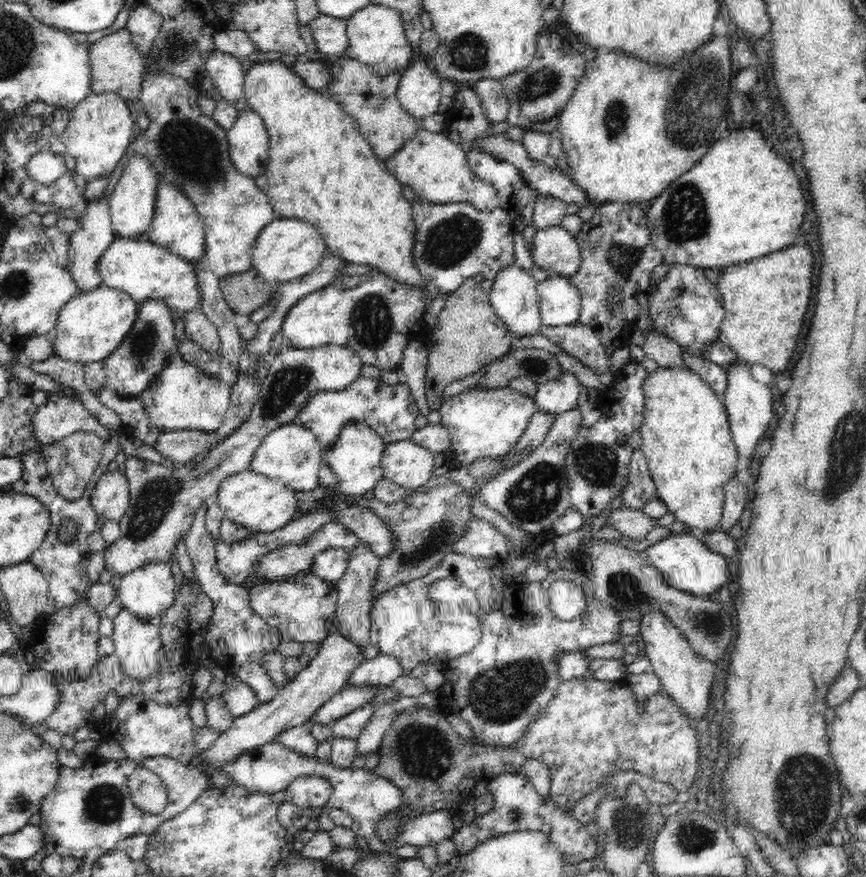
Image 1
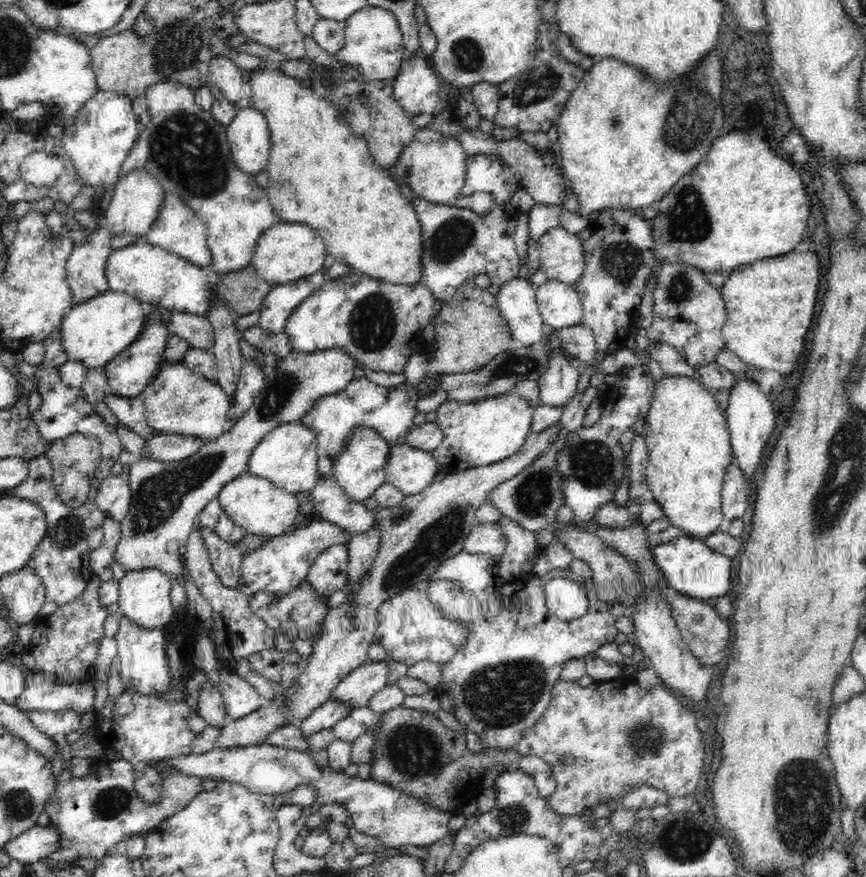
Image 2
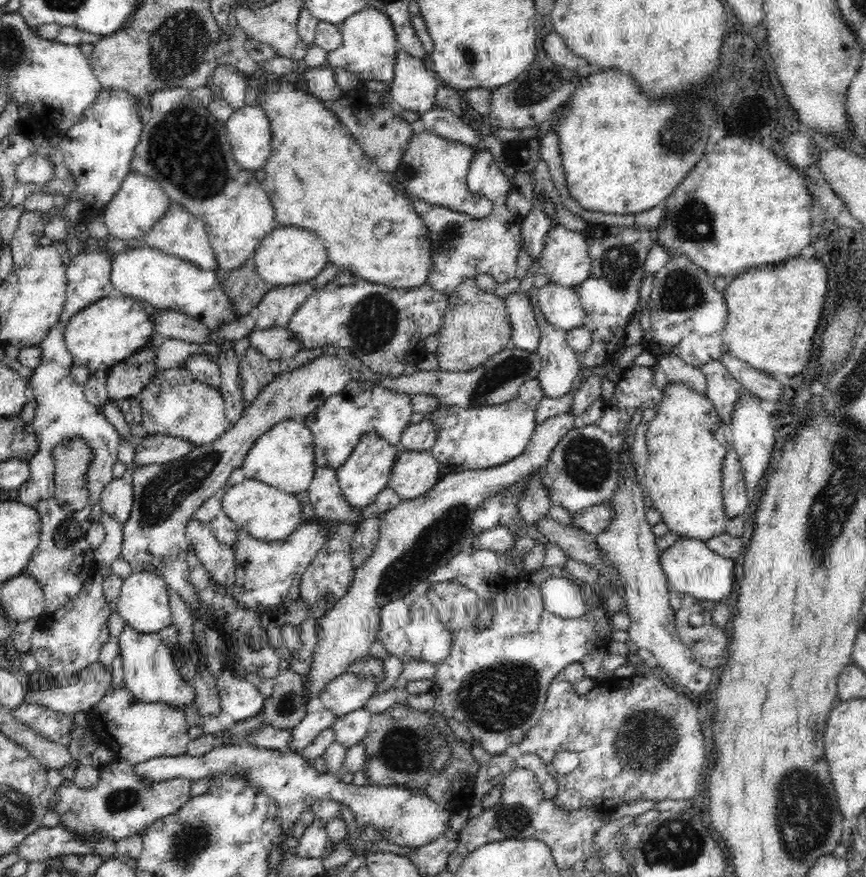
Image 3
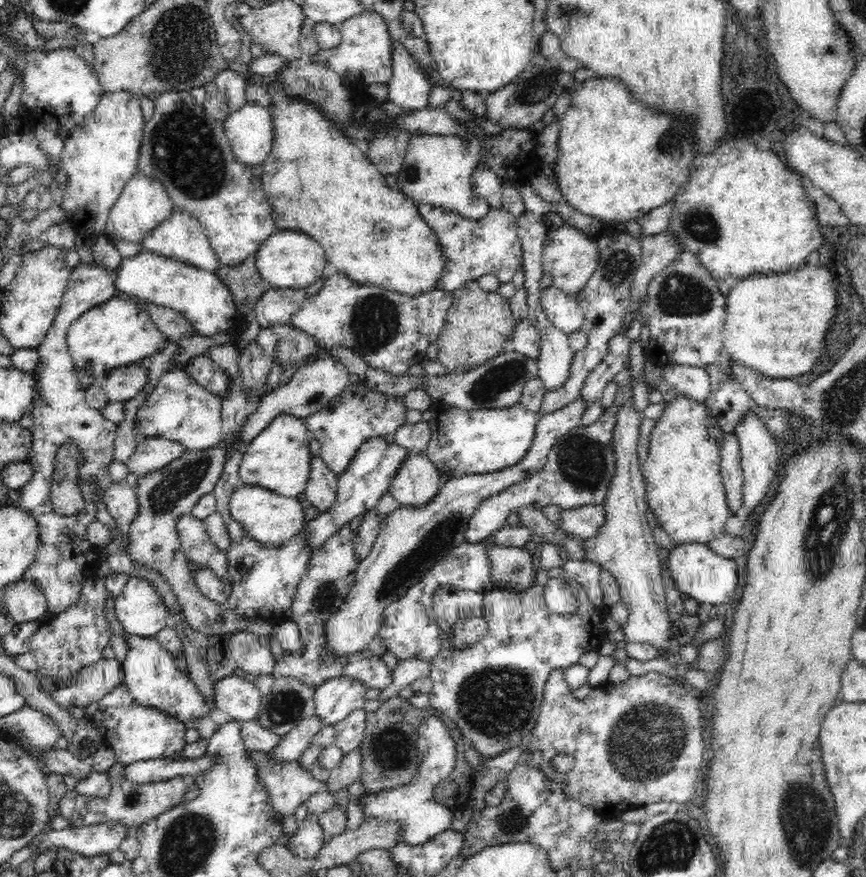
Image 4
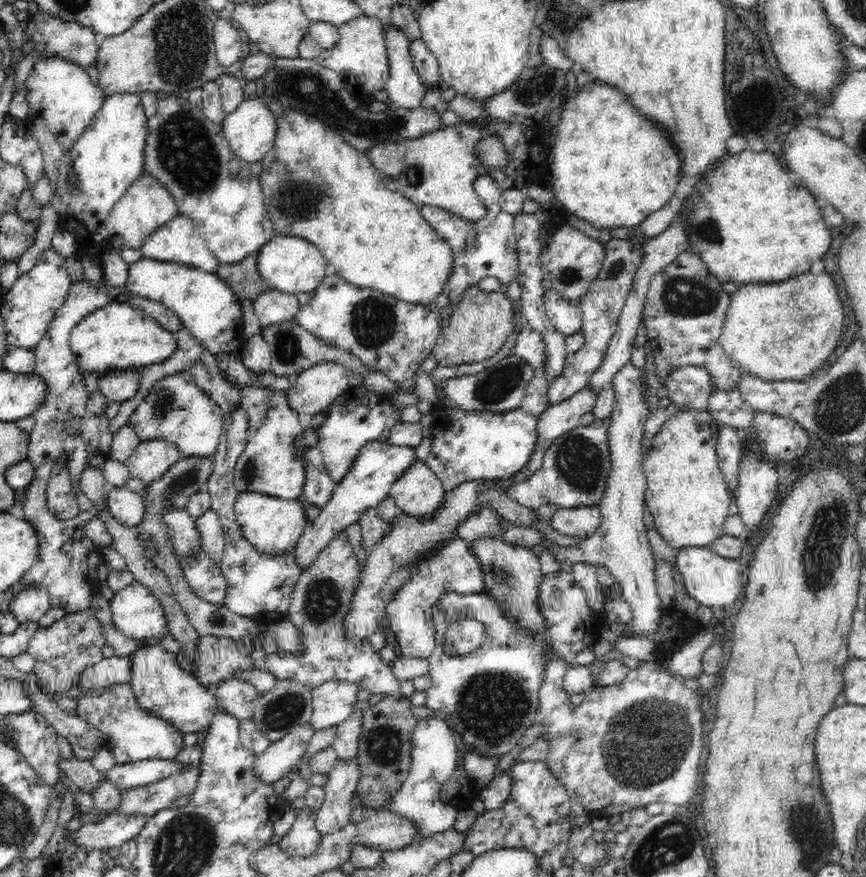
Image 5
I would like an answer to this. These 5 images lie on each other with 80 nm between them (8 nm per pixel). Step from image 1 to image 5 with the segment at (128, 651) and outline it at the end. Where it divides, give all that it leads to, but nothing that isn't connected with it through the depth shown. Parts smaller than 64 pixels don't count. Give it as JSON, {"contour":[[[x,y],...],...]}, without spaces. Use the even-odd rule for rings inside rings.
{"contour":[[[146,641],[146,645],[140,645],[130,655],[131,675],[128,683],[140,707],[168,721],[183,735],[192,732],[198,736],[200,731],[207,732],[213,716],[220,708],[216,705],[212,690],[178,665],[176,653],[167,651],[158,643],[154,645]]]}

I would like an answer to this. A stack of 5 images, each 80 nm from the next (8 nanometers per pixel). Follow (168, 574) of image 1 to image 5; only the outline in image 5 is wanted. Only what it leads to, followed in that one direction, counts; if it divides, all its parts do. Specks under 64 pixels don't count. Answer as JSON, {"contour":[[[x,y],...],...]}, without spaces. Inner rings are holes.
{"contour":[[[134,581],[110,595],[114,626],[125,638],[152,641],[168,632],[165,611],[145,585]]]}

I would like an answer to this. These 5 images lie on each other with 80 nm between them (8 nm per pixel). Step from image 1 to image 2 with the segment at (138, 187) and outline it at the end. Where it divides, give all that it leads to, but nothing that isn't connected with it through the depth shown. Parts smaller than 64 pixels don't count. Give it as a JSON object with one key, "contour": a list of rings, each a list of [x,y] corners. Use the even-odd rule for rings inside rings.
{"contour":[[[136,167],[126,176],[120,177],[116,184],[114,195],[104,215],[106,227],[113,235],[130,234],[144,238],[157,219],[164,193],[165,188],[156,177],[150,175],[144,167]]]}

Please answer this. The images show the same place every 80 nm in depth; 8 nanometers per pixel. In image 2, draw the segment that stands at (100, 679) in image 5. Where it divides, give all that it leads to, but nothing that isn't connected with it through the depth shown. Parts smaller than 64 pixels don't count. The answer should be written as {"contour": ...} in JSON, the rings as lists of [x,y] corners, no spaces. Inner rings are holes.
{"contour":[[[28,671],[24,690],[13,704],[23,713],[58,712],[74,709],[90,715],[93,712],[95,686],[87,679],[77,684],[60,684],[50,674]]]}

